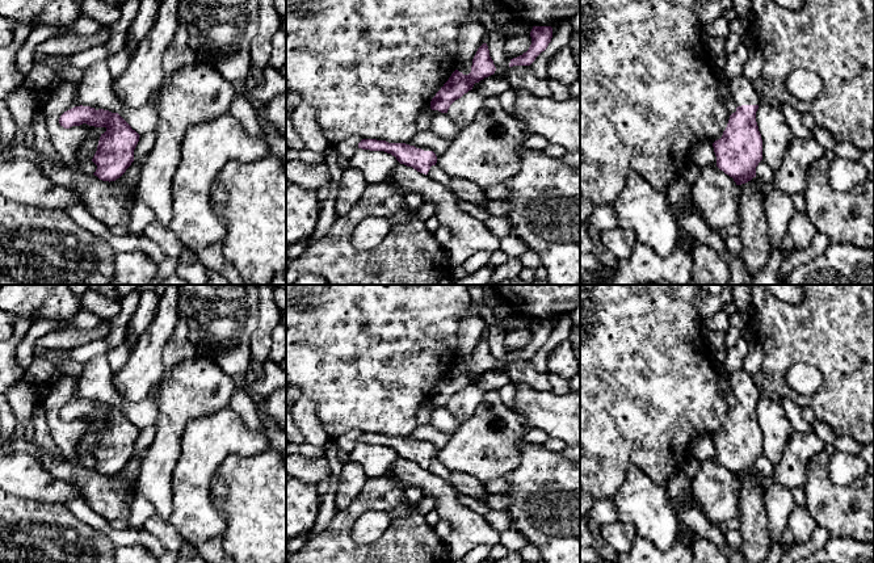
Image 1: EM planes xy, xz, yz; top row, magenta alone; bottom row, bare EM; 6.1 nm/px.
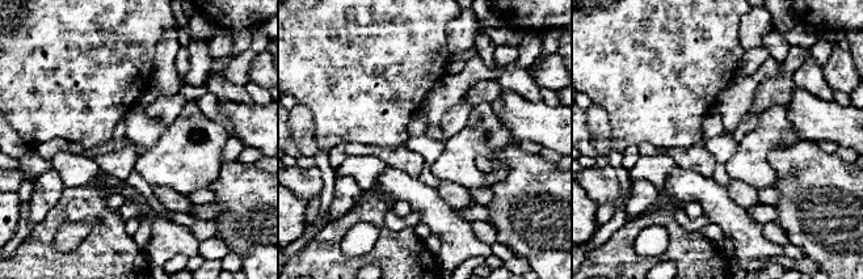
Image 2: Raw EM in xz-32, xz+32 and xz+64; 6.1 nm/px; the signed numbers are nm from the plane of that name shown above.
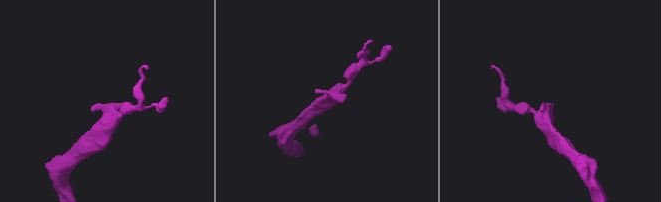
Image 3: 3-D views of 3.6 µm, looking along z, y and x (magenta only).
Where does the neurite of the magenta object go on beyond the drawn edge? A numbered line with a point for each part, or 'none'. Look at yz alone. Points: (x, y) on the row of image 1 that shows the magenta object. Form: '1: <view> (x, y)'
1: yz (740, 88)

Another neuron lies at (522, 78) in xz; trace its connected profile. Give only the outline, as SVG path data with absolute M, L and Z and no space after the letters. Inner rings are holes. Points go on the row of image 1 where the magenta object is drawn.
M530 66L509 67L505 79L514 91L526 91L539 97L551 97L547 80L537 77Z

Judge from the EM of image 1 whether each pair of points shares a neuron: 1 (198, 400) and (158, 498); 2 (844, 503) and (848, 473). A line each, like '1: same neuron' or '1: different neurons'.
1: same neuron
2: different neurons

